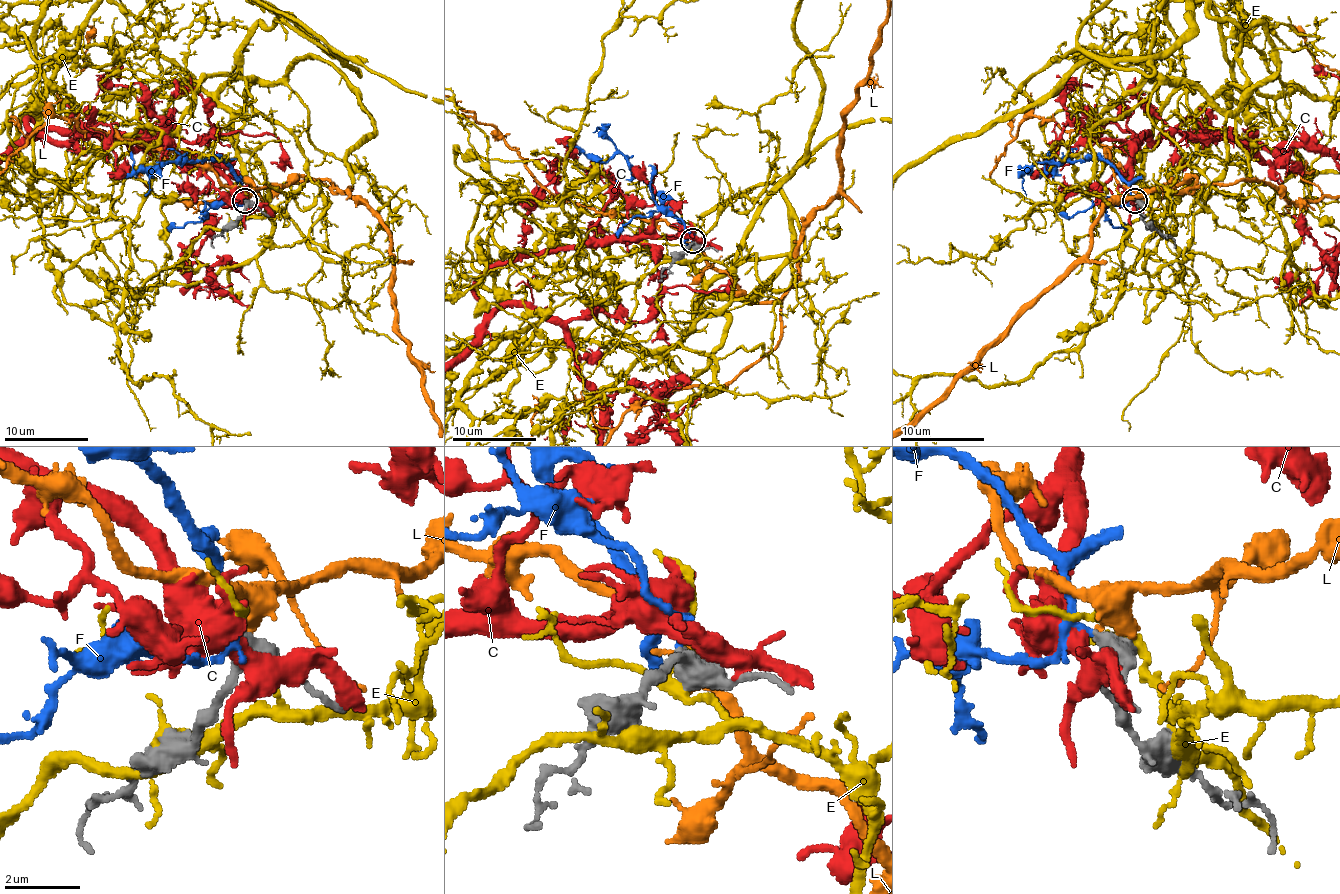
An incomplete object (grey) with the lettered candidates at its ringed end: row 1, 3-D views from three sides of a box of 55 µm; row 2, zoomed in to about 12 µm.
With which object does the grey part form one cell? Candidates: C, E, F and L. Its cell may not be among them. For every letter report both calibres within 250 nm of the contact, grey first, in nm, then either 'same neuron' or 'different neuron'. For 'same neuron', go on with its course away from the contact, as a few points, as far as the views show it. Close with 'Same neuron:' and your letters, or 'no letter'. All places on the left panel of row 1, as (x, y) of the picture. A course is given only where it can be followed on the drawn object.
C: 360 nm thick on the grey side, 480 nm on the other; different neuron
E: 550 nm thick on the grey side, 240 nm on the other; different neuron
F: 400 nm thick on the grey side, 160 nm on the other; same neuron
L: 600 nm thick on the grey side, 420 nm on the other; different neuron
Same neuron: F

